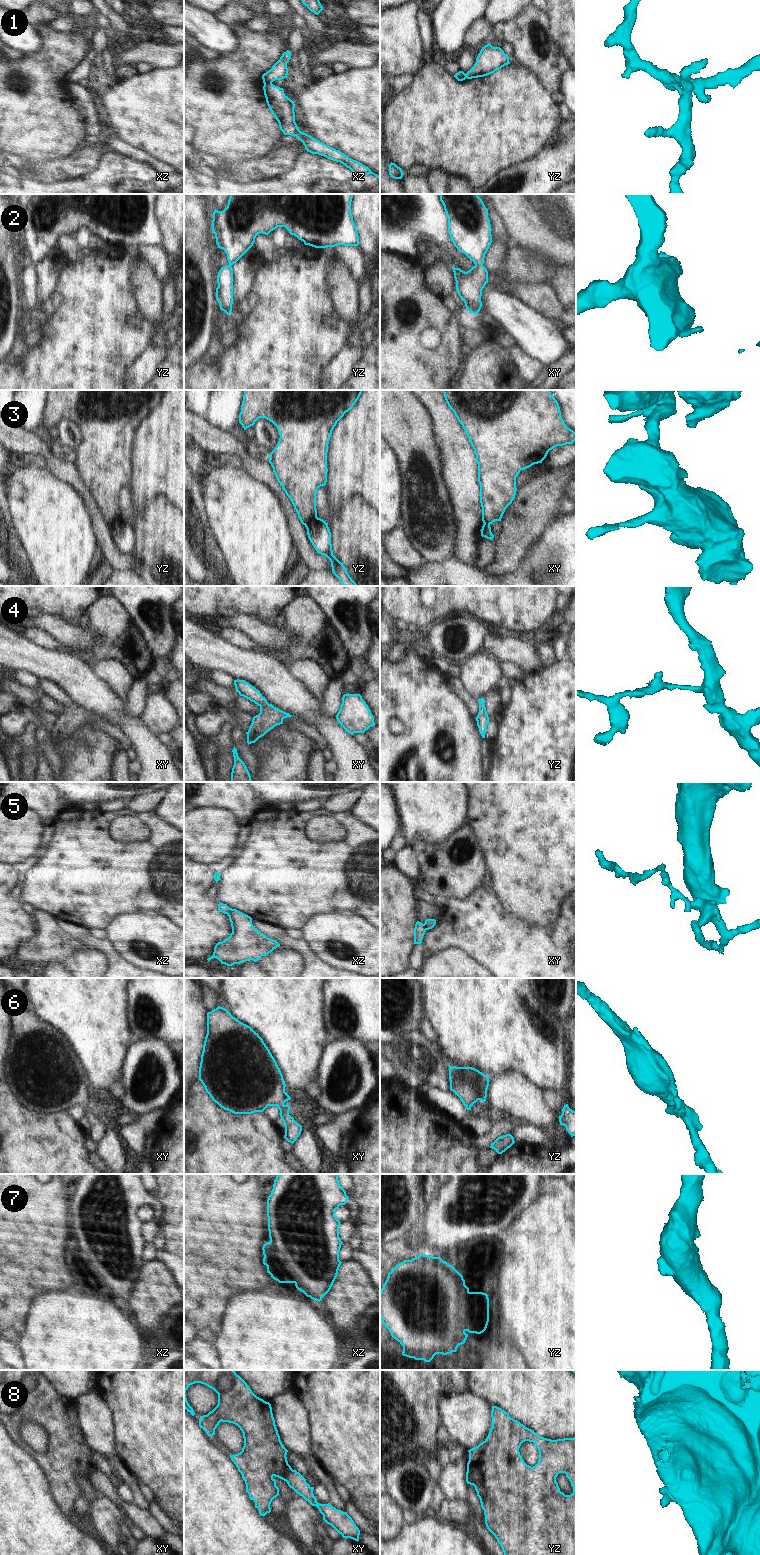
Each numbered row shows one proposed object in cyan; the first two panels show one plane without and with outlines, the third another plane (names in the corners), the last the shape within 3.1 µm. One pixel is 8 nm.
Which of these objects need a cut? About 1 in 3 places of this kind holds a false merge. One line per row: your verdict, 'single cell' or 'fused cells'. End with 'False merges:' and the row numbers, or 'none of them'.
1: fused cells
2: single cell
3: fused cells
4: single cell
5: fused cells
6: single cell
7: single cell
8: fused cells
False merges: 1, 3, 5, 8

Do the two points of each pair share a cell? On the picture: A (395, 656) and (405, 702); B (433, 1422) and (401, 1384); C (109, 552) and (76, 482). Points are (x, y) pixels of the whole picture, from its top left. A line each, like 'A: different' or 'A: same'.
A: different
B: same
C: same

